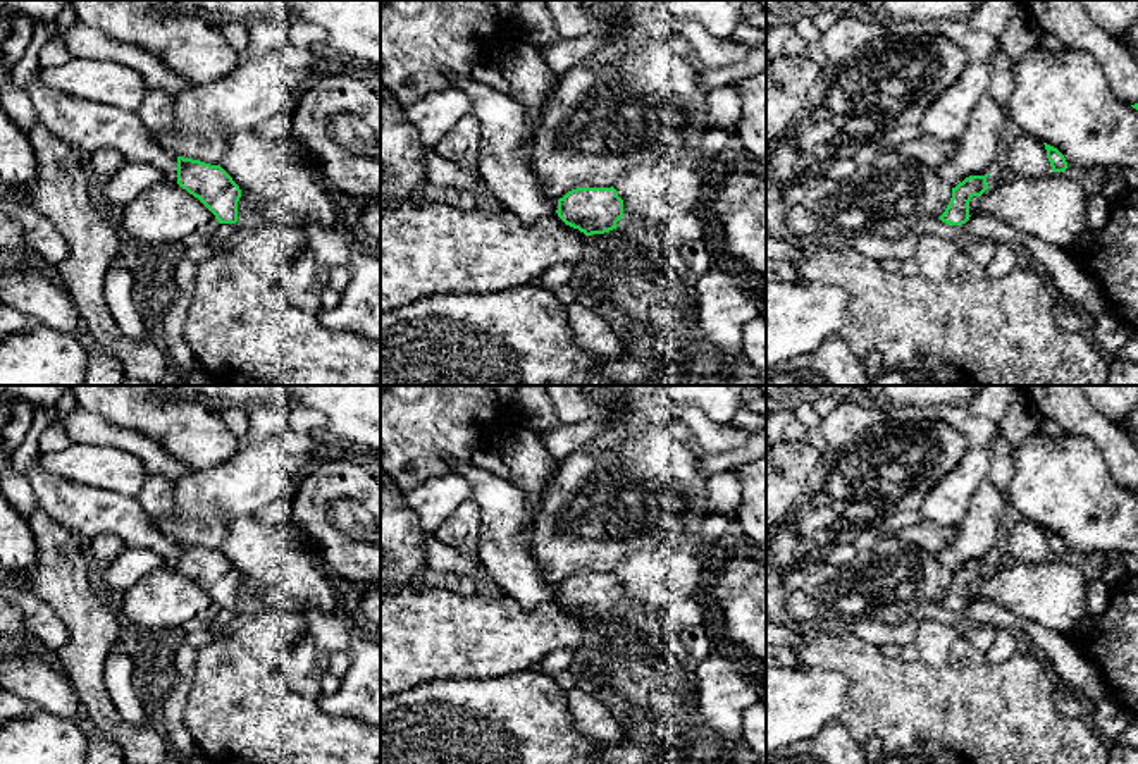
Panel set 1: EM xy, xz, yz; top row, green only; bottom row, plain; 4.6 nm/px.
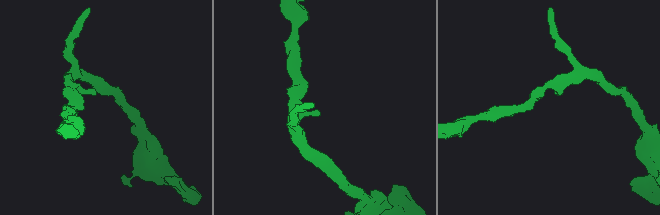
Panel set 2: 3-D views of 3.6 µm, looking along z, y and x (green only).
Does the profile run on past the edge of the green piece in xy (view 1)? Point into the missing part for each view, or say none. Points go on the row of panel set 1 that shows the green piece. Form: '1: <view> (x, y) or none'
1: none

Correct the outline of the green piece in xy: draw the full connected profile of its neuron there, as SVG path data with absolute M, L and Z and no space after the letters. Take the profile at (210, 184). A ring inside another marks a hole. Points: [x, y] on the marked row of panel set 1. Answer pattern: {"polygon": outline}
{"polygon": "M177 157L177 184L198 198L219 224L238 222L241 189L220 165Z"}

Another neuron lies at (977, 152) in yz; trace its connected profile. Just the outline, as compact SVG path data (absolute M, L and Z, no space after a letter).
M986 93L973 110L964 134L956 141L954 153L937 169L937 174L952 188L969 176L990 174L999 160L1005 122L1005 110Z

